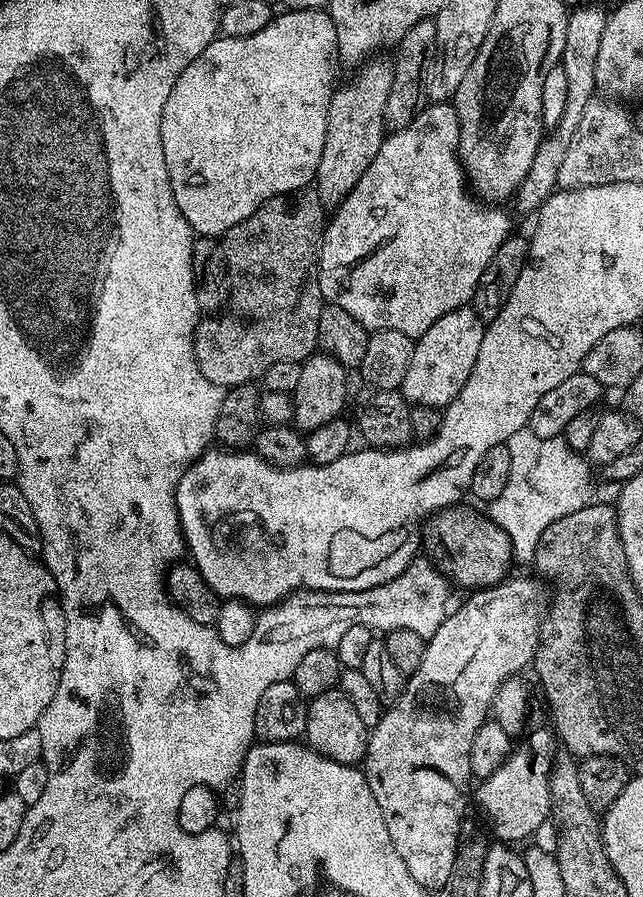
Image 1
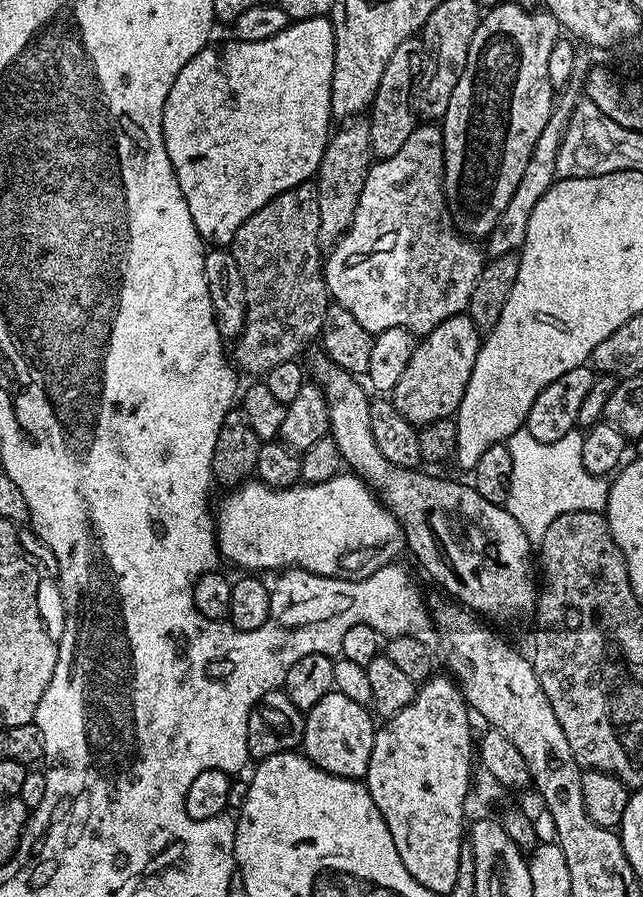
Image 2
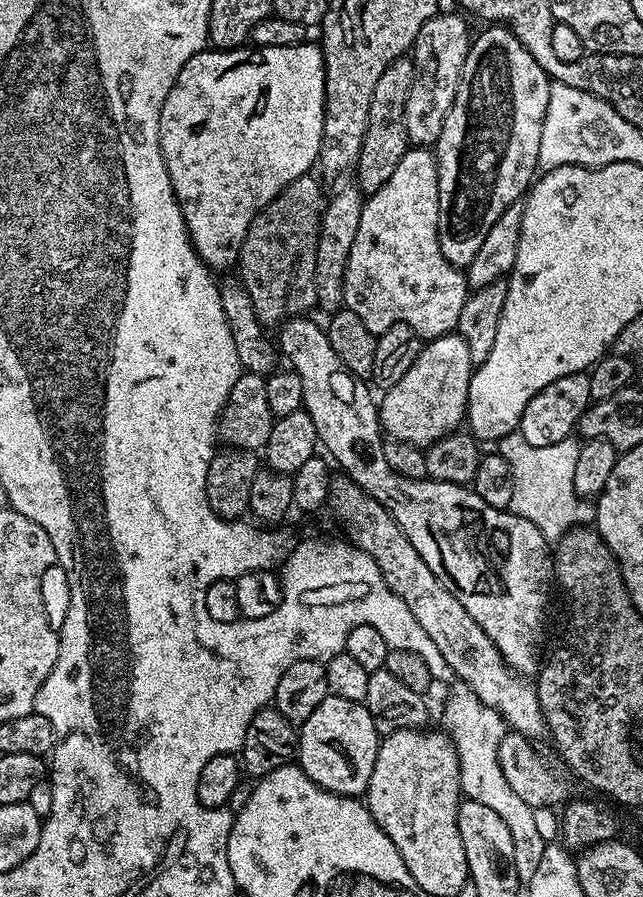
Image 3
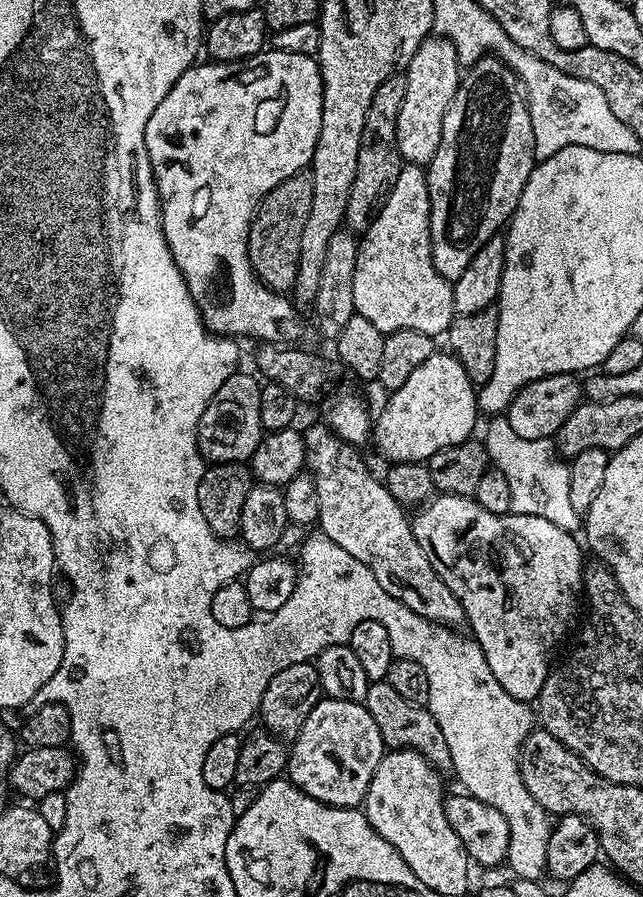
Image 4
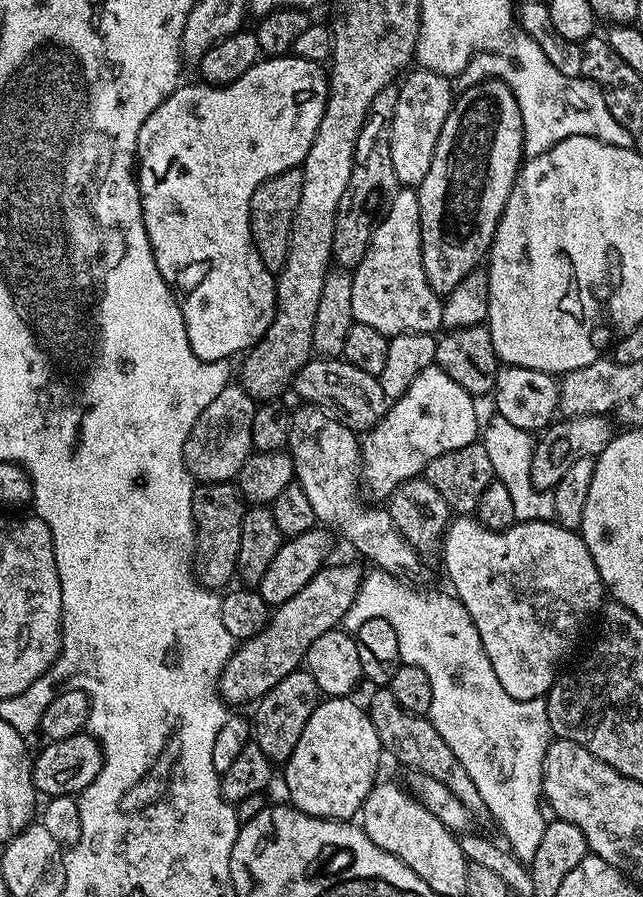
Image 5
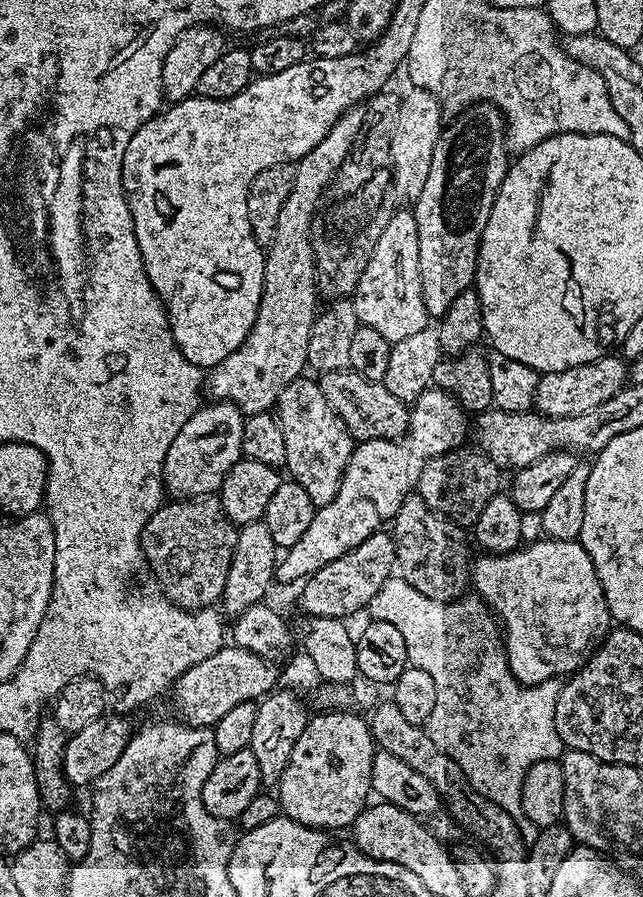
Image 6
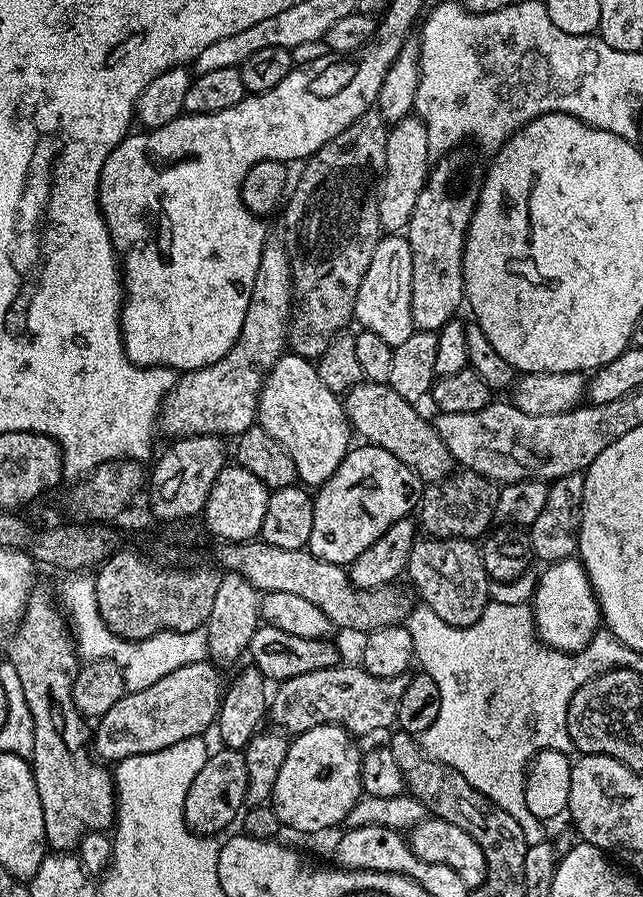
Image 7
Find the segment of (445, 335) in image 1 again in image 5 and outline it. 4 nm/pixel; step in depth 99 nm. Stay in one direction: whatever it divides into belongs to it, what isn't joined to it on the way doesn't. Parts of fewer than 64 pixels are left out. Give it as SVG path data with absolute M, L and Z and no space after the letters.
M435 366L422 370L422 374L418 374L418 378L410 382L410 390L406 390L402 398L391 401L388 413L373 428L369 428L363 437L360 445L360 466L362 484L367 495L369 492L376 502L387 501L398 485L417 479L434 458L467 444L477 443L482 420L476 417L476 404L474 397L462 390L462 386L458 386L458 382L454 382L454 378L446 374L446 370Z

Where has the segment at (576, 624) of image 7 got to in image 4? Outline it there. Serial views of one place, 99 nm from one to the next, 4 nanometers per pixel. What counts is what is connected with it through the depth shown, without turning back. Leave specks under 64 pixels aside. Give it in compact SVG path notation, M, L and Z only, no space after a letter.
M436 494L417 512L420 513L411 517L414 538L426 558L430 558L438 578L458 598L467 627L472 627L471 635L490 666L490 674L515 700L535 701L553 667L552 651L567 634L576 607L582 604L586 557L580 553L577 537L554 526L554 522L546 522L546 518L490 514L471 496Z

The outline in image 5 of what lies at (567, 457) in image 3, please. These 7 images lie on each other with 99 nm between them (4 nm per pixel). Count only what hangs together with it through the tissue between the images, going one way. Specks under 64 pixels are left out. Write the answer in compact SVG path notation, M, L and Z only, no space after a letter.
M495 414L489 416L489 420L486 420L482 428L482 443L486 454L490 454L493 477L500 480L502 486L506 486L506 490L510 490L510 499L514 502L514 514L517 521L555 521L556 511L551 491L536 488L534 482L530 482L530 462L534 447L533 433L506 422L506 418L501 416Z

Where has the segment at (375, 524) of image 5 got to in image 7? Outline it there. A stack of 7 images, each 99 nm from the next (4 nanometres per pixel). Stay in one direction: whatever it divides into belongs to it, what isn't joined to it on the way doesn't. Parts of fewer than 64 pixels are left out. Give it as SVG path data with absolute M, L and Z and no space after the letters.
M285 354L269 370L258 398L256 418L259 427L264 428L266 434L270 434L270 438L277 440L290 454L290 458L294 458L296 475L301 485L319 486L325 484L334 474L334 470L338 470L346 453L350 451L350 443L348 444L350 425L348 417L344 415L341 397L332 392L330 386L326 386L326 382L322 382L322 378L318 378L315 363L306 359L305 356Z

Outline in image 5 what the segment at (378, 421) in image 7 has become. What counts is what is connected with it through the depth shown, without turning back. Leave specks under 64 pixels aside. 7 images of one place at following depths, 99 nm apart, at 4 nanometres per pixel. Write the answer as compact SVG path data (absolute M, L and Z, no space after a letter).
M310 358L296 371L290 381L293 388L308 406L321 408L330 418L357 434L367 433L388 413L390 401L382 390L379 379L358 366L350 366L343 358Z

